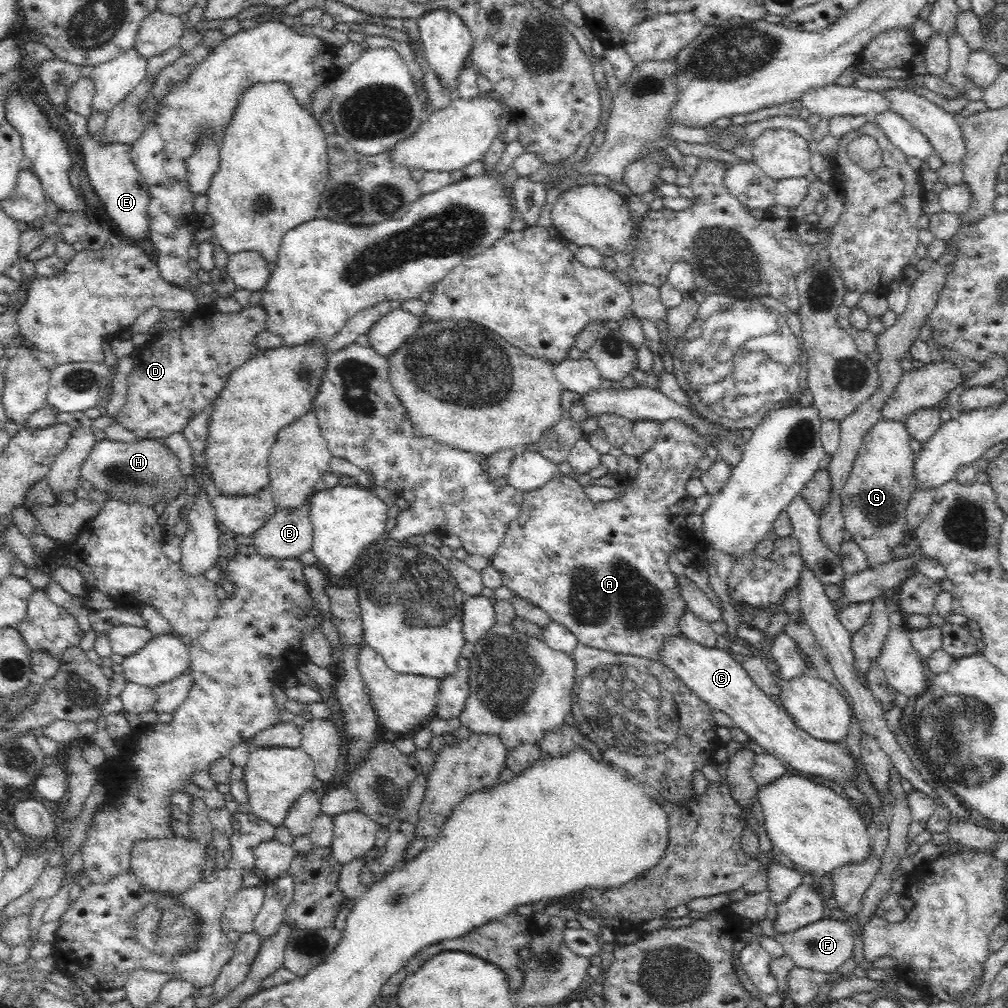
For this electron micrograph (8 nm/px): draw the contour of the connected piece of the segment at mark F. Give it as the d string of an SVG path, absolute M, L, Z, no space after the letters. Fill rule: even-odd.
M764 915L759 920L759 926L762 929L762 934L774 938L782 945L785 956L792 960L794 967L798 966L799 968L822 973L834 973L838 967L842 966L848 959L851 959L855 945L850 923L835 919L824 918L800 927L794 932L778 934L773 928L770 928L768 916Z

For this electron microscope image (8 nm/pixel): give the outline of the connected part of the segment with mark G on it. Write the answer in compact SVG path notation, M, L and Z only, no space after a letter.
M880 419L874 424L863 438L841 495L845 528L852 533L853 542L866 553L870 567L892 560L890 546L900 545L904 538L904 514L916 492L912 477L915 453L908 445L909 438L903 422Z

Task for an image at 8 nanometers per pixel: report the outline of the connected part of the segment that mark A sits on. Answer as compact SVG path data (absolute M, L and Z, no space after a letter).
M668 419L659 423L659 433L656 442L644 454L638 457L638 472L632 479L624 480L621 484L624 492L608 502L592 503L582 496L581 486L577 480L570 478L568 475L560 475L557 473L547 484L544 484L538 490L526 492L523 494L523 504L521 506L520 515L517 520L512 521L509 530L500 547L498 553L490 558L490 564L494 565L500 574L504 585L506 585L514 596L527 601L528 603L538 606L546 612L551 622L564 625L577 638L579 644L584 644L590 648L598 648L604 651L614 652L616 654L628 654L632 656L642 656L648 660L660 663L660 648L664 648L664 640L668 640L670 636L680 634L680 620L687 612L687 603L680 592L680 585L676 575L670 571L668 567L668 558L678 557L679 554L686 550L693 550L694 544L686 544L684 541L684 530L677 526L673 520L674 515L672 508L682 503L688 496L686 484L692 479L692 472L697 470L697 463L700 457L704 456L706 448L710 446L708 439L694 427L682 422L678 419Z

